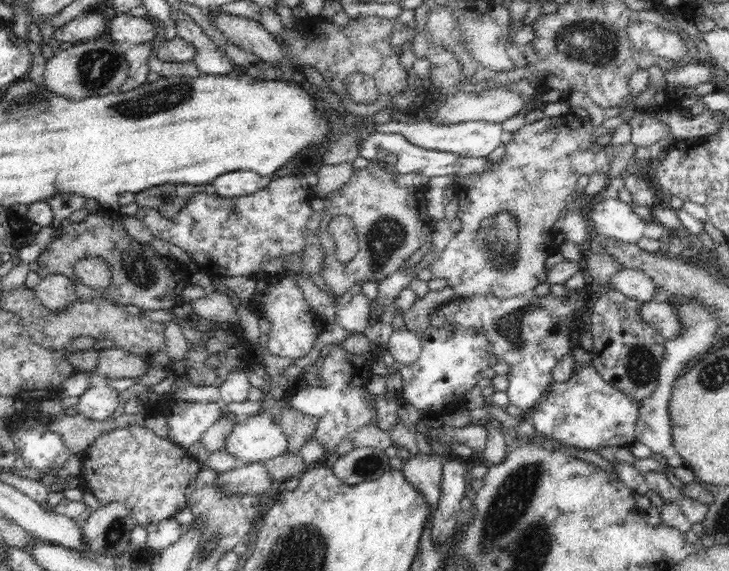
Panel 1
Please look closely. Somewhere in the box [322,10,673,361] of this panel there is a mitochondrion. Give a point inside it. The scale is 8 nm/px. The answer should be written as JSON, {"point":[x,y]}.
{"point":[591,42]}

